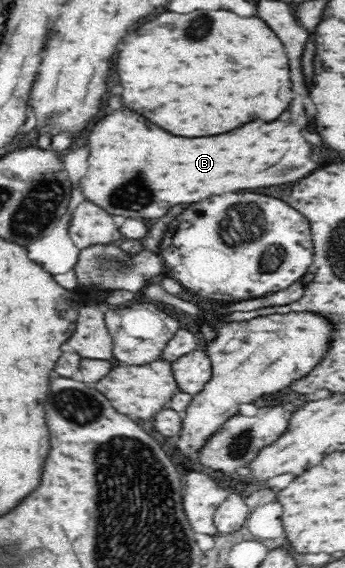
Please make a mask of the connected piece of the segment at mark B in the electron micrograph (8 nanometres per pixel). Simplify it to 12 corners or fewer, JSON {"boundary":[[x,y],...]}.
{"boundary":[[138,113],[90,133],[86,200],[164,217],[180,201],[298,181],[318,165],[290,121],[176,137]]}

